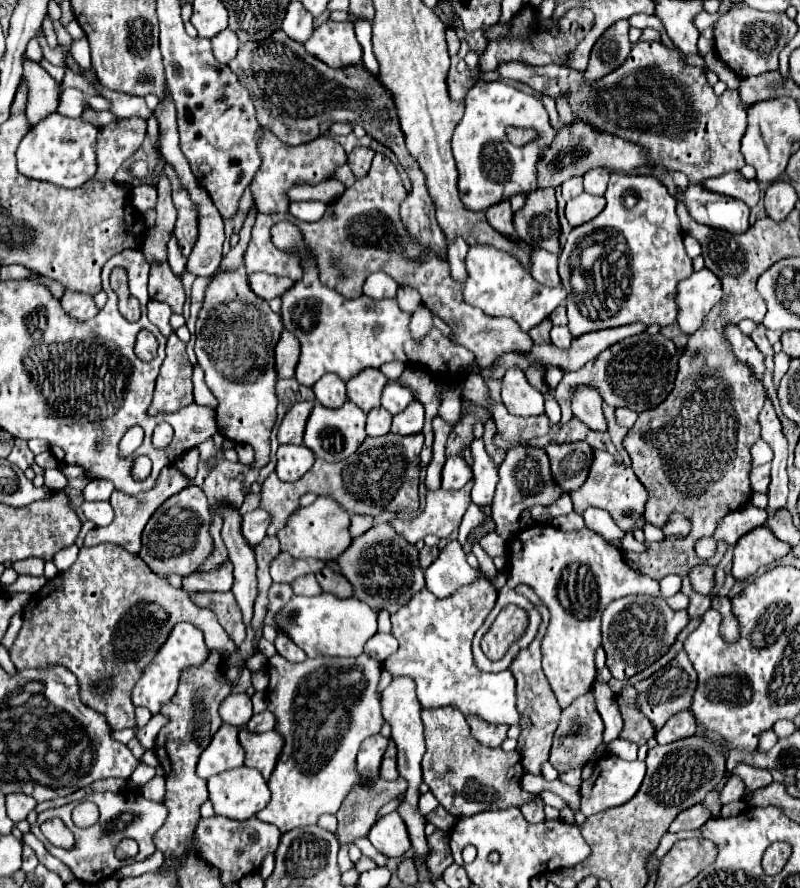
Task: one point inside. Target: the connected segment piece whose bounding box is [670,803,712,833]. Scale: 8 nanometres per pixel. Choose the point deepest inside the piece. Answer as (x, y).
(696, 816)

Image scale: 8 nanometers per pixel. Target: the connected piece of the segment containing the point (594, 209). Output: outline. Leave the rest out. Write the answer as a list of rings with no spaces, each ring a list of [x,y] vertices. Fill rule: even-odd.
[[[582,193],[574,199],[570,199],[566,203],[566,217],[568,217],[568,223],[572,227],[576,225],[582,225],[590,219],[594,219],[606,205],[606,199],[604,197],[596,197],[596,195],[590,195],[590,193]]]

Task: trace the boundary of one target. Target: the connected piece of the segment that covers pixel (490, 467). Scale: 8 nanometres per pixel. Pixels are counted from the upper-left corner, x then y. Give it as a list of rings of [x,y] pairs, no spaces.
[[[476,437],[470,445],[472,451],[472,471],[474,471],[474,489],[472,489],[472,501],[476,505],[486,505],[494,497],[494,489],[498,483],[498,469],[490,461],[482,437]]]

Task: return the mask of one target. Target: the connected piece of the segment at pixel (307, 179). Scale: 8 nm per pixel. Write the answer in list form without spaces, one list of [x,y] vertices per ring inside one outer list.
[[[260,127],[258,131],[258,155],[262,165],[250,183],[254,205],[260,213],[288,213],[288,189],[294,185],[318,185],[334,175],[338,167],[346,163],[346,151],[332,137],[318,137],[304,145],[286,145],[272,131]]]

